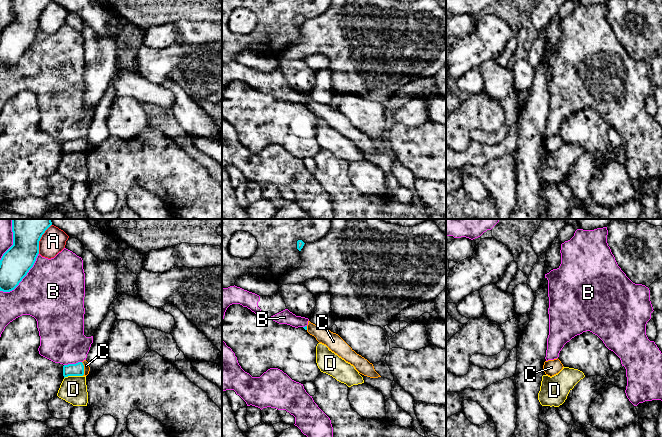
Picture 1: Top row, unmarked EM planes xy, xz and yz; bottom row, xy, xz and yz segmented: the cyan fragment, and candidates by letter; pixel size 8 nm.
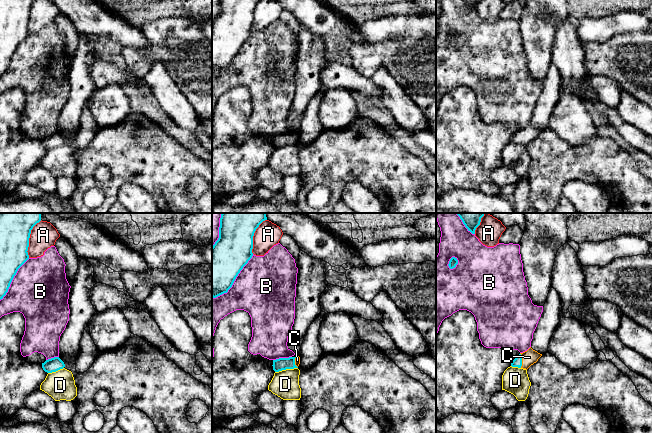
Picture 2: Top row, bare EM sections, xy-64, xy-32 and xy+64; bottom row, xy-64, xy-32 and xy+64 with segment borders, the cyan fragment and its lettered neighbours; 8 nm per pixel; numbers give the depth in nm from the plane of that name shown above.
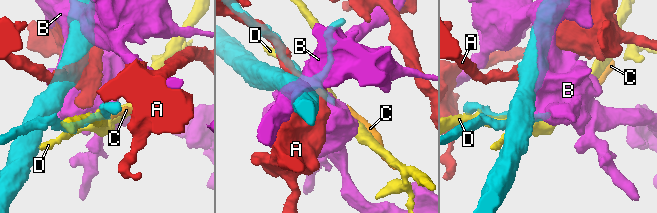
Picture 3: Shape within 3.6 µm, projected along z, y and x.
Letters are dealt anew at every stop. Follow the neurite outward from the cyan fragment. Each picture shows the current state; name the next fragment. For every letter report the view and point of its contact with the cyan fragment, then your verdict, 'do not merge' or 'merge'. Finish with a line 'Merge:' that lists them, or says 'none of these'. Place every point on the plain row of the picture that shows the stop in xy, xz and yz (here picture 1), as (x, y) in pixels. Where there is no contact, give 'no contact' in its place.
A: xy (40, 14) | do not merge
B: xy (23, 53) | do not merge
C: xy (83, 145) | merge
D: xy (73, 151) | do not merge
Merge: C

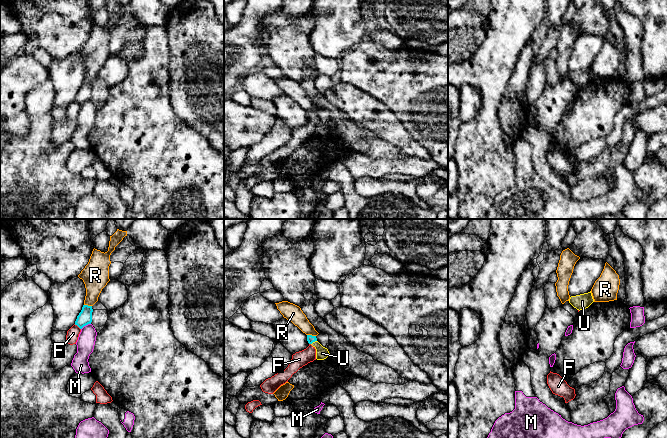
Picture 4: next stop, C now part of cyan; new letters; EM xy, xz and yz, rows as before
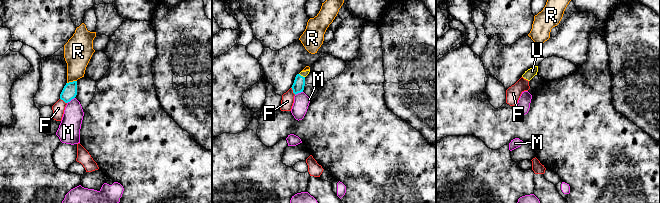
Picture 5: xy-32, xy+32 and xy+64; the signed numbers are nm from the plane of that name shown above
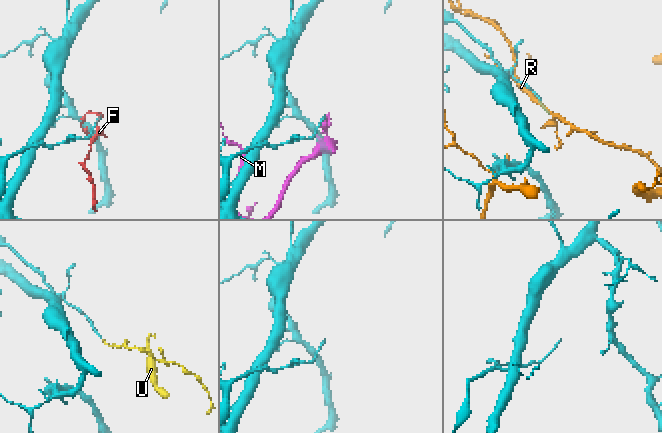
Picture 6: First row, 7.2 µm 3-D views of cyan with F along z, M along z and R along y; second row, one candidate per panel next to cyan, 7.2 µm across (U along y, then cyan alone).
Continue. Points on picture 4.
F: xy (77, 101) | do not merge
M: xy (85, 101) | do not merge
R: xz (311, 111) | do not merge
U: xz (313, 117) | merge
Merge: U

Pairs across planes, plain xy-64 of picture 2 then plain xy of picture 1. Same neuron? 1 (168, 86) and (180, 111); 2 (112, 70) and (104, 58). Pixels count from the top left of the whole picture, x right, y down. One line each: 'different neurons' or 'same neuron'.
1: same neuron
2: different neurons

